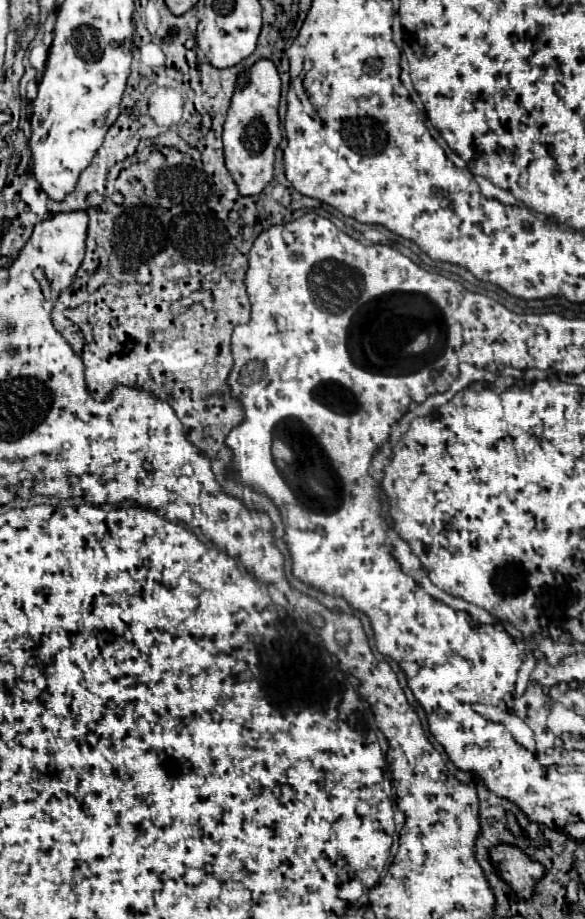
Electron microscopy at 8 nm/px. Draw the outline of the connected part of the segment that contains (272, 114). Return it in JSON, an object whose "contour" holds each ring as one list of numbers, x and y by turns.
{"contour":[[261,58,249,68,249,84,243,90,235,90,225,128,223,128,223,150,225,164,233,174,237,188,243,196,259,194,273,180,273,162,275,150,281,142,279,126,279,98,281,98,281,78,275,64,267,58]]}

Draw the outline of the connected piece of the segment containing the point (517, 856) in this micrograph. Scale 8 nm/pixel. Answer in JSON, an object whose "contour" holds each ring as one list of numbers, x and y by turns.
{"contour":[[513,844,493,846,489,850,489,862,493,862,499,878,505,880,521,900,529,900,535,894,537,882,541,882,547,874,541,862]]}

